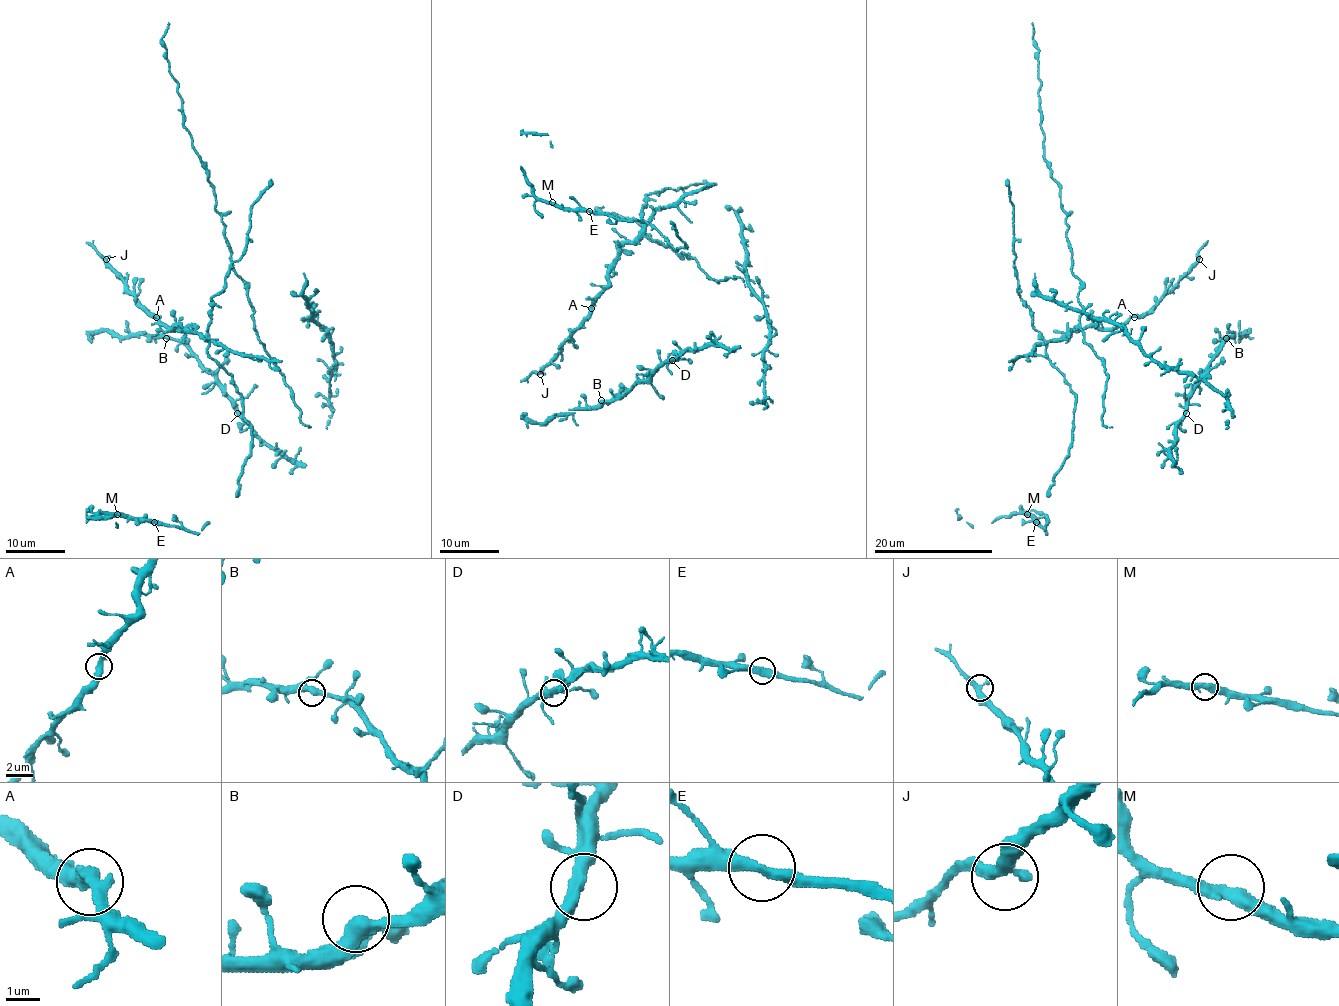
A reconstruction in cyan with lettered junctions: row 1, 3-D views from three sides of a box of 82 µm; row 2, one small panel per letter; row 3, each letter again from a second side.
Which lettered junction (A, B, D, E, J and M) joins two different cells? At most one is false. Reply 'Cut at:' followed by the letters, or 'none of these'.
Cut at: none of these

